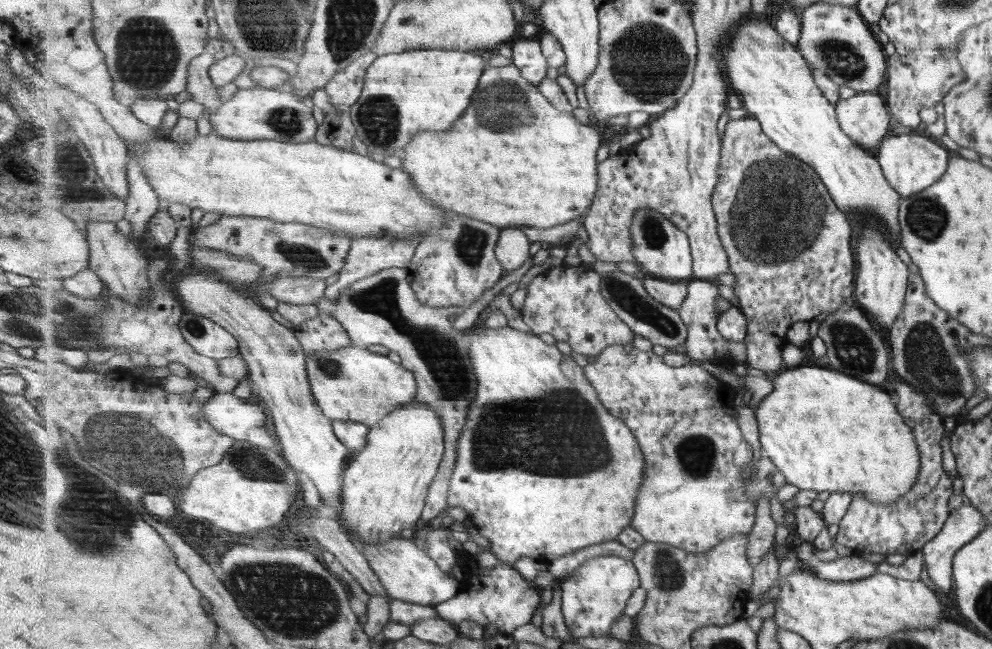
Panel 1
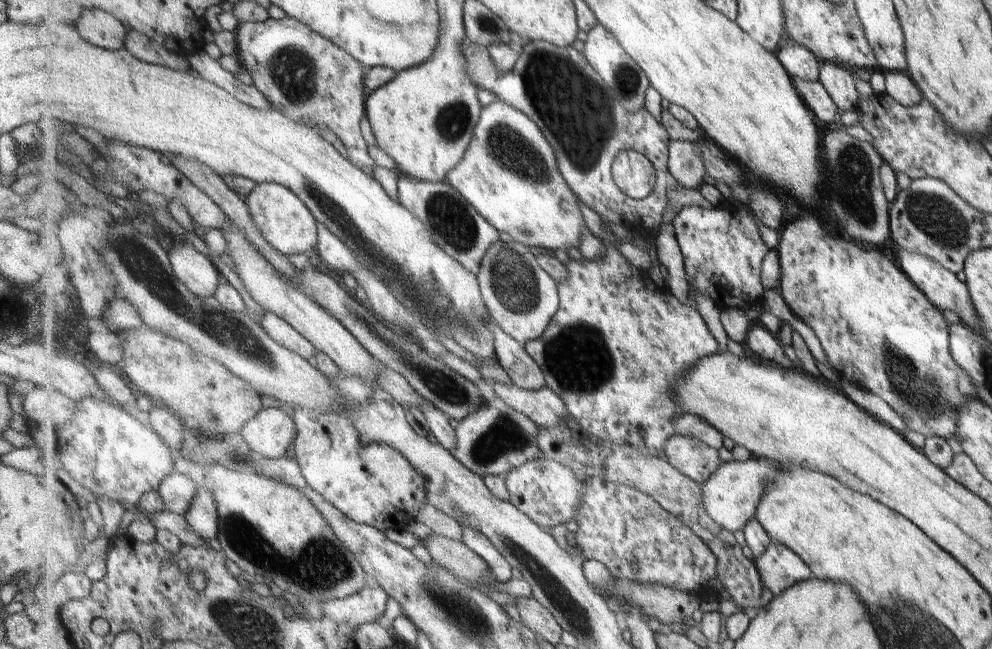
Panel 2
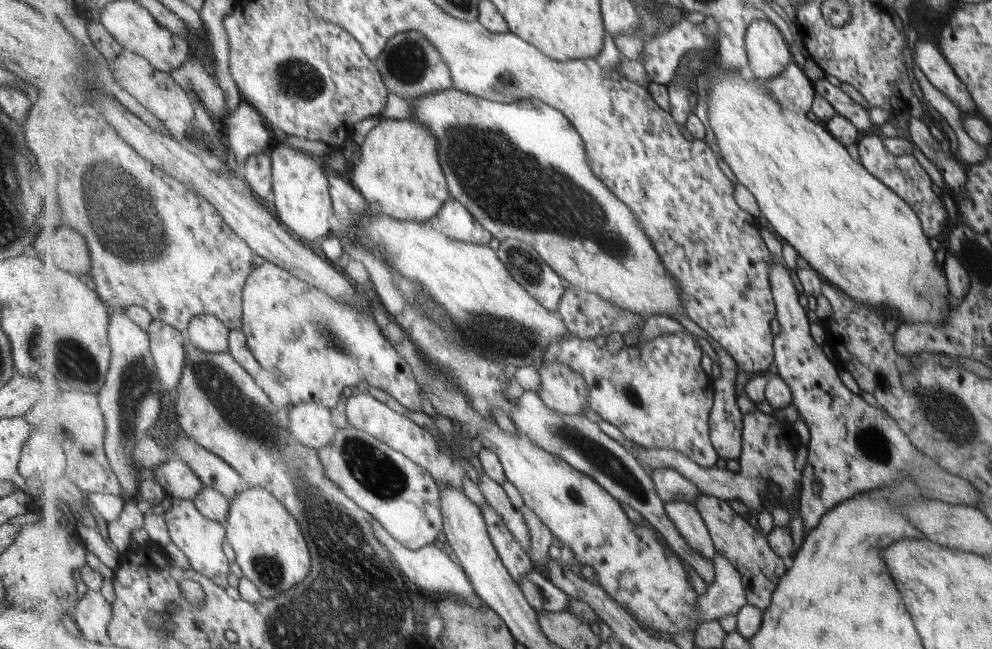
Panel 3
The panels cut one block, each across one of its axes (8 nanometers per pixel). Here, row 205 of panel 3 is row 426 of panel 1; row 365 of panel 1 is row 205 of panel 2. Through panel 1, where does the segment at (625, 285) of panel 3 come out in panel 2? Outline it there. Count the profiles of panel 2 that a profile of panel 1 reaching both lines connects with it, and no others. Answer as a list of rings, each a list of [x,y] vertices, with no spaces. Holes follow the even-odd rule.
[[[495,101],[484,108],[473,141],[463,160],[449,172],[447,182],[459,190],[495,228],[505,231],[513,240],[529,248],[552,253],[556,249],[566,253],[570,247],[579,250],[580,234],[583,230],[589,230],[579,208],[578,196],[559,170],[555,148],[543,134],[542,128],[530,116],[503,102]]]

